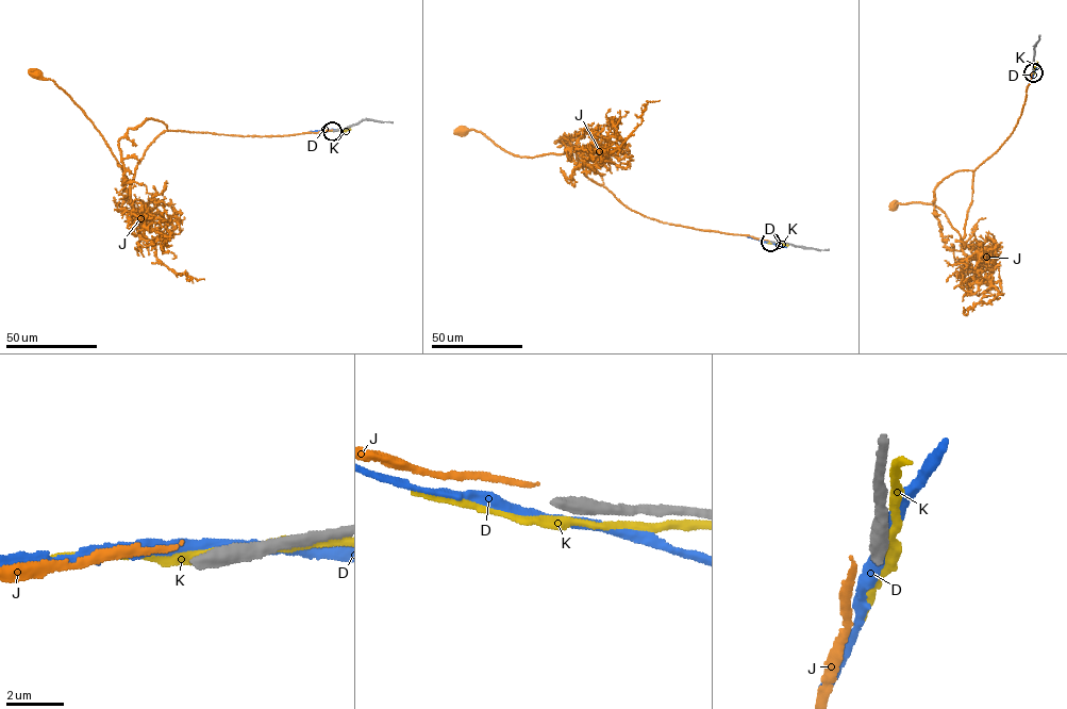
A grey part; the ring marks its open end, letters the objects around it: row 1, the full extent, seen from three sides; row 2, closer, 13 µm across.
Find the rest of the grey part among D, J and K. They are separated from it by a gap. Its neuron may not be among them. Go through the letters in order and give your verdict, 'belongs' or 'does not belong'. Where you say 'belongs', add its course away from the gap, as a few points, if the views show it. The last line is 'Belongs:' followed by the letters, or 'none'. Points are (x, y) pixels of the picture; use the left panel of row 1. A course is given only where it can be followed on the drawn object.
D: does not belong
J: does not belong
K: does not belong
Belongs: none

